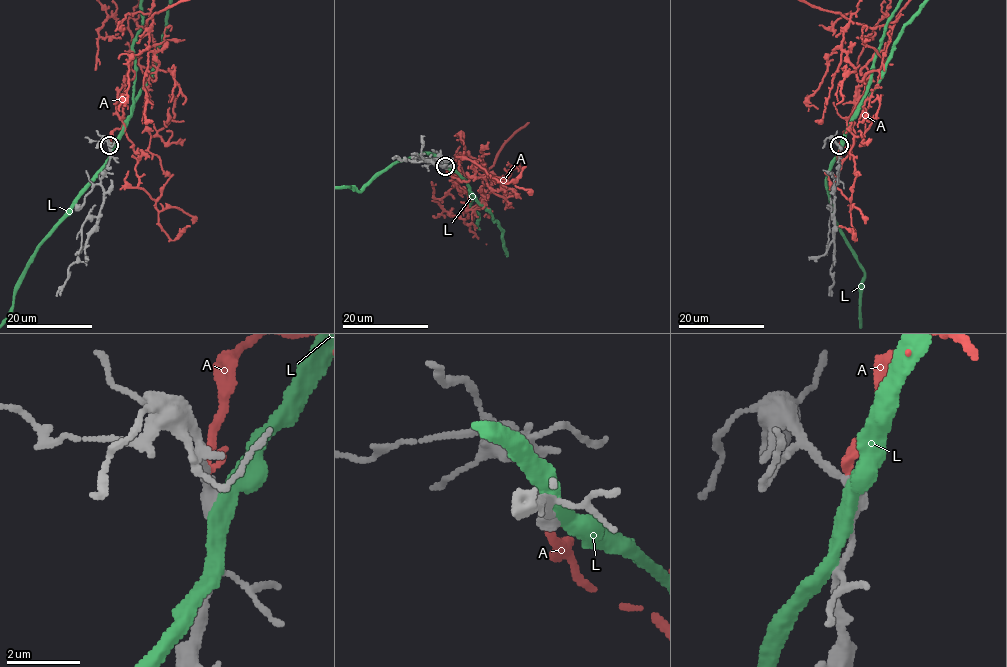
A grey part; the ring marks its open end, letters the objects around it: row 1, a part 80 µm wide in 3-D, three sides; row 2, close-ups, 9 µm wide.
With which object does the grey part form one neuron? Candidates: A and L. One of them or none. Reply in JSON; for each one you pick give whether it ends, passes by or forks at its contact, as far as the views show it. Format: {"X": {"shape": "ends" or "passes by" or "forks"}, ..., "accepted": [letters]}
{"A": {"shape": "ends"}, "accepted": ["A"]}

